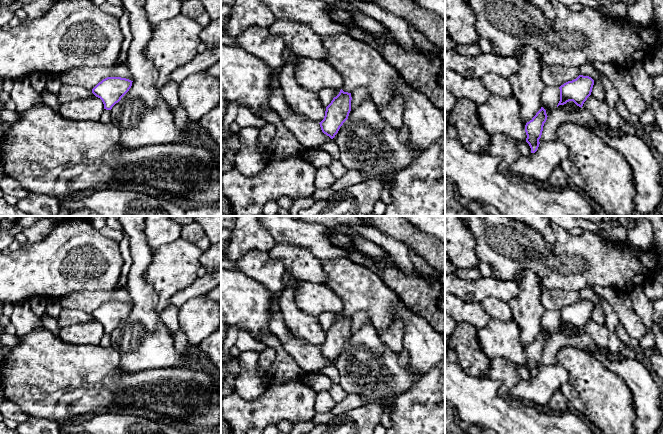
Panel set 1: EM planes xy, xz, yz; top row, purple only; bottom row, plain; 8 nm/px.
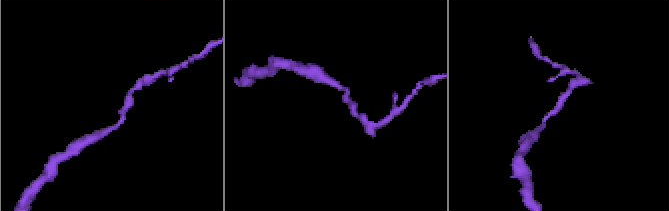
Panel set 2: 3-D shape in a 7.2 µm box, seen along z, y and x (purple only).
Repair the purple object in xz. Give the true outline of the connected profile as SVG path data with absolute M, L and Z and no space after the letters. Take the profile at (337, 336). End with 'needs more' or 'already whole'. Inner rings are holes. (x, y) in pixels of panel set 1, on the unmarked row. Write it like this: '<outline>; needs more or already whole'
M342 313L326 331L324 343L319 347L324 358L331 363L338 357L340 351L348 343L351 335L351 317Z; already whole

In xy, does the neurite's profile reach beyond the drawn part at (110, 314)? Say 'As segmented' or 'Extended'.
As segmented

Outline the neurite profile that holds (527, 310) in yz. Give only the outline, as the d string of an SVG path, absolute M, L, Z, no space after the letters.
M529 269L521 273L517 284L519 293L508 303L513 320L520 330L521 344L526 349L541 333L541 319L546 310L541 303L541 292L544 287L539 275Z

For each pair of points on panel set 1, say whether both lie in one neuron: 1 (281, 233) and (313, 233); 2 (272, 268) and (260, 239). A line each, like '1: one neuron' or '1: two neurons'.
1: one neuron
2: two neurons

